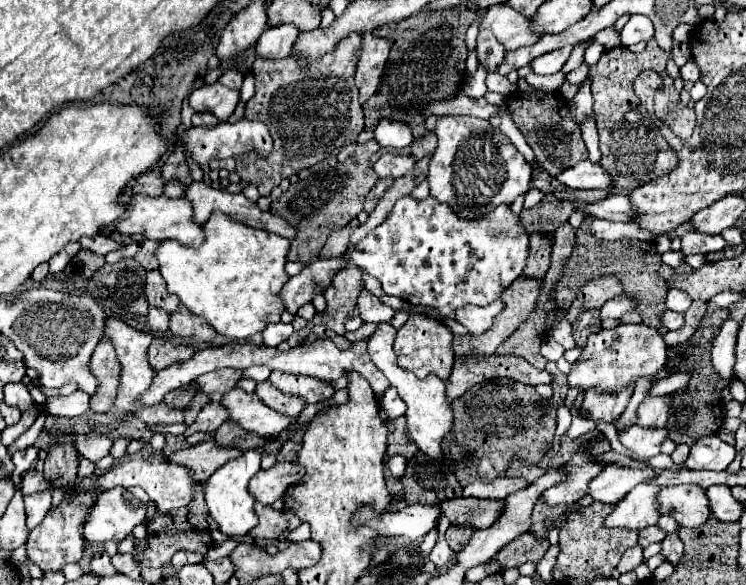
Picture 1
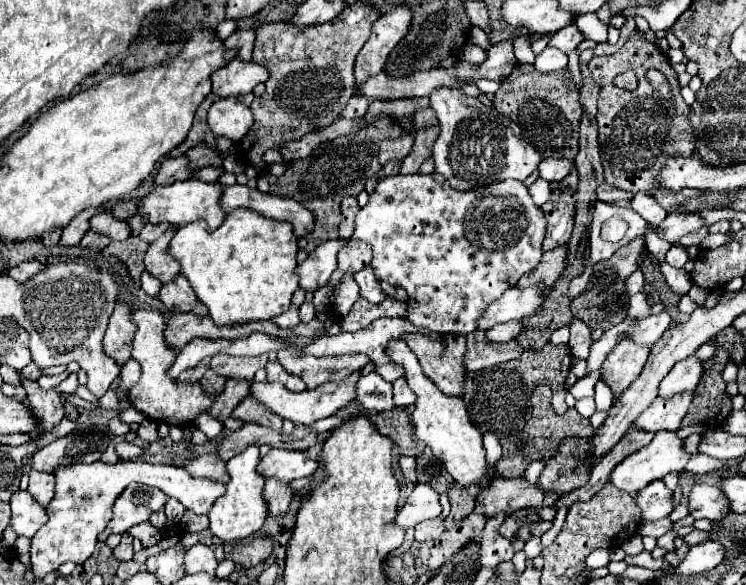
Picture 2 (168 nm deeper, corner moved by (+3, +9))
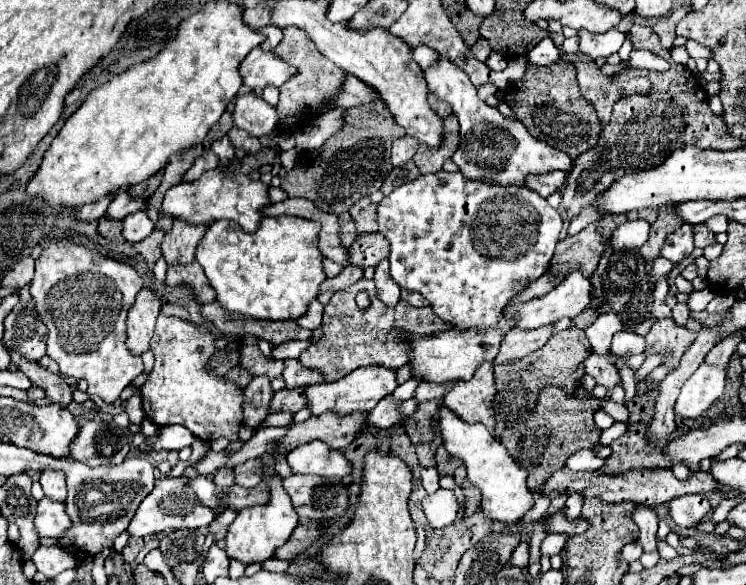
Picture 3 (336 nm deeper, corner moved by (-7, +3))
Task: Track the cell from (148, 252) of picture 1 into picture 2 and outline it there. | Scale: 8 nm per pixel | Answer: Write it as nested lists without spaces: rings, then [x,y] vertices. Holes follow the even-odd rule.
[[[146,224],[144,228],[142,228],[142,232],[140,232],[140,238],[144,240],[144,242],[148,242],[148,244],[152,244],[154,240],[158,240],[164,232],[166,232],[166,228],[168,228],[168,224]]]

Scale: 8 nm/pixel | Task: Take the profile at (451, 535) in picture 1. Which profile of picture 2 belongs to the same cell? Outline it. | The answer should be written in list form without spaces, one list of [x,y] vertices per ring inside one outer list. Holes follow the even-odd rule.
[[[452,486],[450,492],[448,492],[448,496],[450,496],[452,510],[450,510],[448,518],[444,520],[444,526],[450,530],[450,528],[454,528],[456,522],[460,522],[462,518],[466,518],[466,514],[472,514],[474,512],[476,502],[474,502],[474,496],[470,496],[460,486]]]

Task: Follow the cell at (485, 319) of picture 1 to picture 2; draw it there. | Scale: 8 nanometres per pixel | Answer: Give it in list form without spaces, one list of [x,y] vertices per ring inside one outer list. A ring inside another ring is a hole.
[[[530,286],[530,288],[510,288],[502,298],[490,302],[486,306],[486,312],[482,312],[482,318],[478,318],[478,326],[482,330],[492,328],[500,322],[510,322],[510,320],[520,320],[524,316],[532,316],[544,302],[544,296],[550,290],[544,290],[540,286]]]

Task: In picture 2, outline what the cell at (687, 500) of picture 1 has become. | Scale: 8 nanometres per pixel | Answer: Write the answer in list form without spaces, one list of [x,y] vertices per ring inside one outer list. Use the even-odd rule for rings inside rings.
[[[698,482],[690,488],[686,500],[688,500],[688,510],[692,512],[692,516],[698,518],[706,518],[706,520],[720,520],[724,518],[730,508],[726,498],[722,498],[722,490],[720,486],[710,486],[706,482]]]

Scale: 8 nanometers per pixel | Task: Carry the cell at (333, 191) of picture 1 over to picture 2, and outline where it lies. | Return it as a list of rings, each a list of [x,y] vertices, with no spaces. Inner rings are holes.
[[[378,118],[374,124],[362,128],[358,134],[340,136],[330,144],[324,144],[318,152],[310,154],[310,158],[294,160],[290,168],[278,178],[278,182],[270,186],[270,194],[294,198],[314,214],[314,230],[306,234],[306,238],[298,240],[298,248],[312,252],[318,244],[338,238],[342,194],[358,196],[364,190],[364,178],[372,178],[382,168],[378,162],[380,142],[398,136],[400,124],[396,118]]]

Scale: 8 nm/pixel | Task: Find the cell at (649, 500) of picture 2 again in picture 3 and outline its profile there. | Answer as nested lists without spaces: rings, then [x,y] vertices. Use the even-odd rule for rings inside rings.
[[[688,494],[682,498],[674,498],[670,500],[668,508],[670,508],[670,518],[680,528],[694,528],[712,510],[708,498],[702,494]]]

